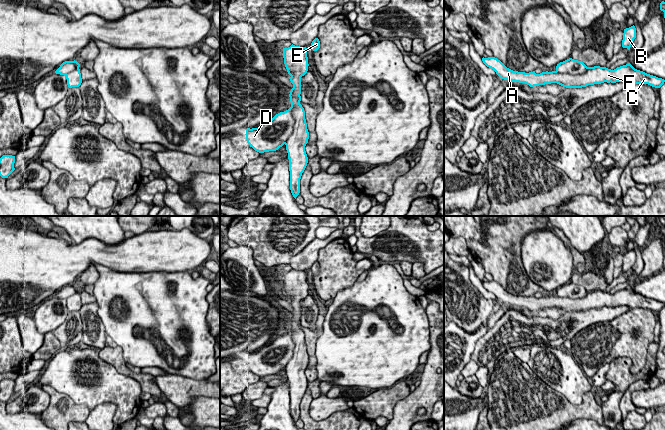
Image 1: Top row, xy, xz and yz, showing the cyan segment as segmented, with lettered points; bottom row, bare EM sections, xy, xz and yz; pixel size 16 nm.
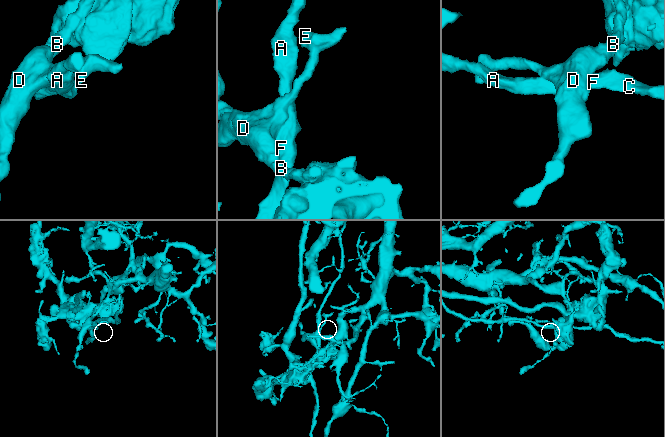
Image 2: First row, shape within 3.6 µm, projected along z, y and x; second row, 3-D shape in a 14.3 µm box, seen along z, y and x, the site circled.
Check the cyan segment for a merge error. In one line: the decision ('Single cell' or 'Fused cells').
Fused cells

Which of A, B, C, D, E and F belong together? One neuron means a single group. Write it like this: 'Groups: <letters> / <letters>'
Groups: A C F / B D E

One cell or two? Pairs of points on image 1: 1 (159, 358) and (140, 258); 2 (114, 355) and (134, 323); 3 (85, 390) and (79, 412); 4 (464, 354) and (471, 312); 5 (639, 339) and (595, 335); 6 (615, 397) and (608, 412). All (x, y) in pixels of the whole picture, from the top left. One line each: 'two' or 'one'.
1: two
2: two
3: two
4: two
5: one
6: one

